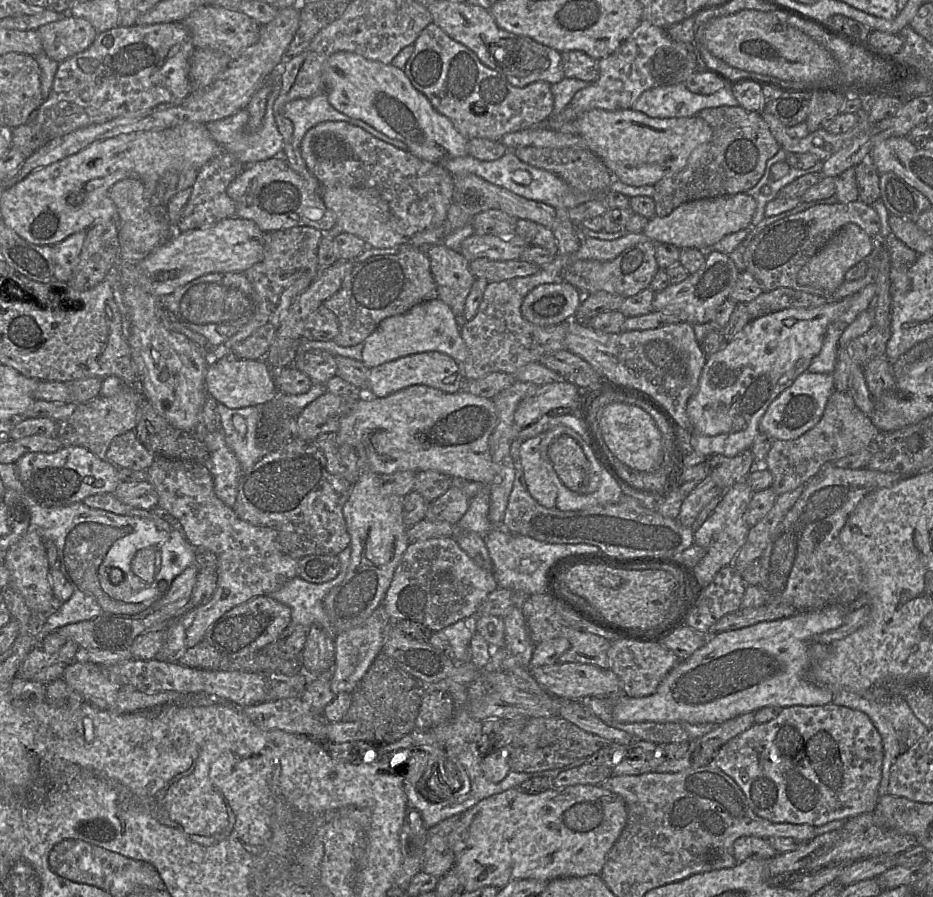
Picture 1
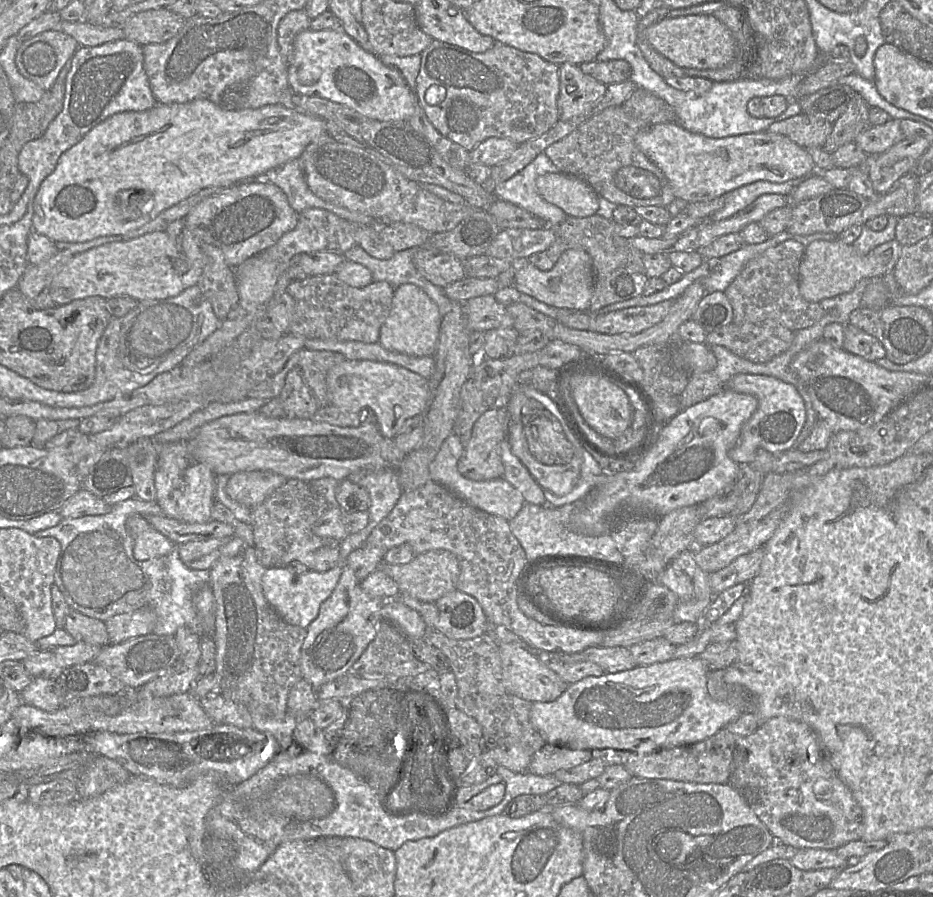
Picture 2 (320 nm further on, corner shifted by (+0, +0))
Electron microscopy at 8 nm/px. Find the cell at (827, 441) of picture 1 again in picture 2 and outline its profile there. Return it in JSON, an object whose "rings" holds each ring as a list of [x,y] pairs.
{"rings":[[[763,547],[741,555],[728,566],[710,574],[710,585],[715,595],[739,583],[748,584],[758,574],[764,557]]]}

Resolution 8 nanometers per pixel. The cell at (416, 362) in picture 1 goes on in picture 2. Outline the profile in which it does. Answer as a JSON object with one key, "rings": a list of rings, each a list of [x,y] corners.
{"rings":[[[344,360],[328,371],[326,384],[328,404],[347,411],[370,408],[377,417],[380,433],[389,440],[399,433],[406,420],[423,414],[430,397],[428,379],[387,362]]]}

